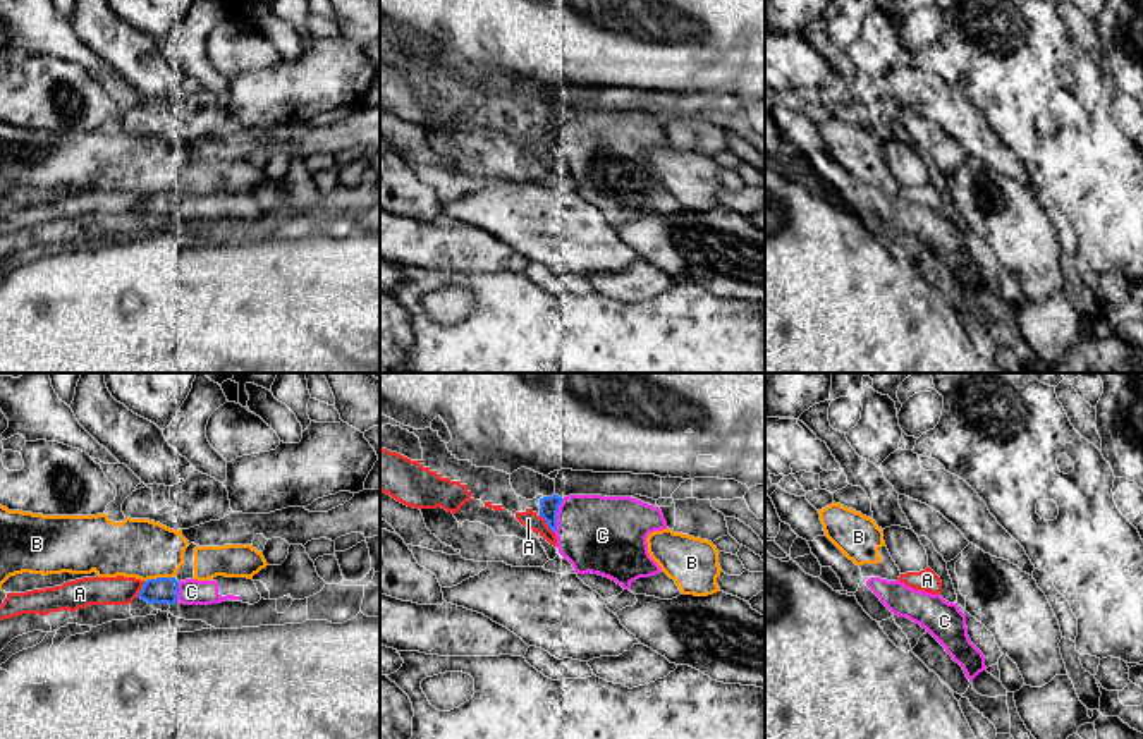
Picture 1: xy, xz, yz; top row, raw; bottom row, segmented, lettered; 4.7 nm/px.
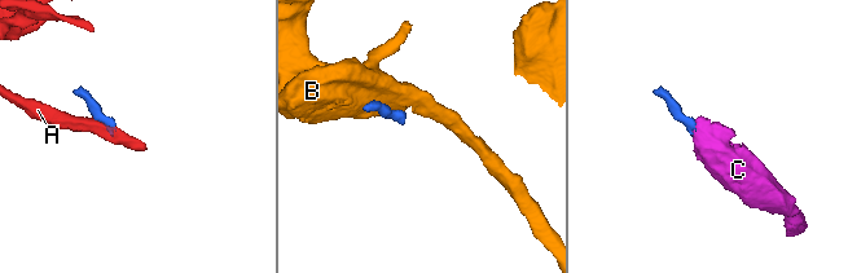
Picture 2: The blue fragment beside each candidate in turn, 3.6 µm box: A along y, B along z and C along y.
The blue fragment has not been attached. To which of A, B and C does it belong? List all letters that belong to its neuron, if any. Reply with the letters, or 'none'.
C

